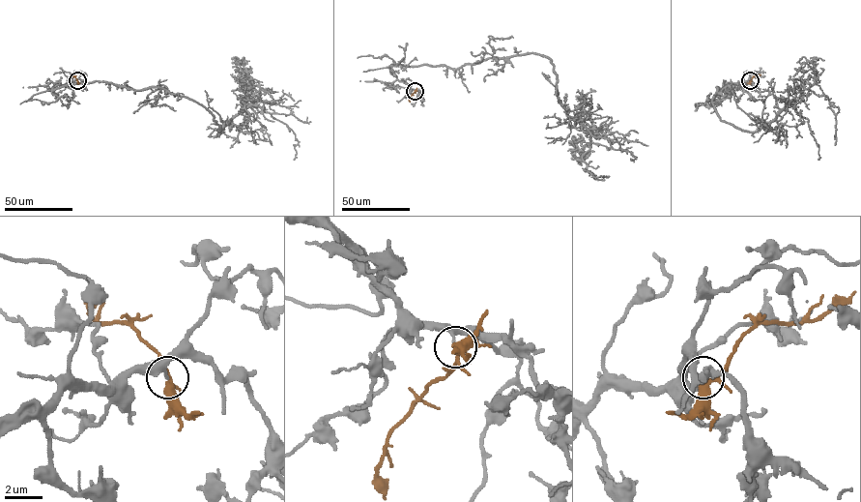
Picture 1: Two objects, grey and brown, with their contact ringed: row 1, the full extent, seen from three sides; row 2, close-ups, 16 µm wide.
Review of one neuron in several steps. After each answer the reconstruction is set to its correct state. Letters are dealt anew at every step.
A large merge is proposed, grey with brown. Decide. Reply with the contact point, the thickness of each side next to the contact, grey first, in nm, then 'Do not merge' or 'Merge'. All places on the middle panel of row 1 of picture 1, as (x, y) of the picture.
Place: (415, 91). Thickness 130 nm (grey) against 200 nm. Do not merge

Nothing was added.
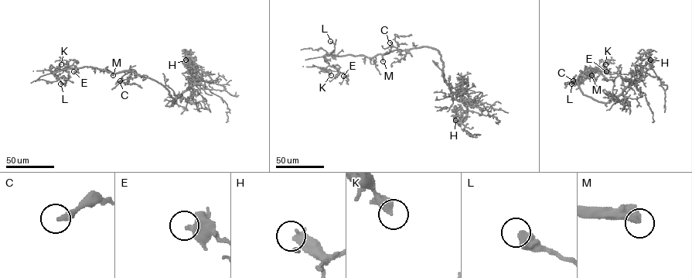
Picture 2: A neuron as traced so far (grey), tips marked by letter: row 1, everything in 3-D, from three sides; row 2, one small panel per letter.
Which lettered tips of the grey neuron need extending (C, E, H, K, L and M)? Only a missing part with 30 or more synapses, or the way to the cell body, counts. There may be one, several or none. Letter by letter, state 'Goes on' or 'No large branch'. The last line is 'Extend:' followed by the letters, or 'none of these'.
C: No large branch
E: No large branch
H: No large branch
K: No large branch
L: No large branch
M: Goes on
Extend: M

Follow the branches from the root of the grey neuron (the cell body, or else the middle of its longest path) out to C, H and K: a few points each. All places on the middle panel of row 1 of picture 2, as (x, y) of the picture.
C: (430, 47), (400, 51), (390, 42)
H: (430, 47), (437, 49), (441, 56), (443, 79), (450, 90), (467, 104), (466, 118), (455, 120)
K: (430, 47), (393, 49), (372, 57), (326, 54), (324, 60), (328, 64), (326, 69), (331, 75)

